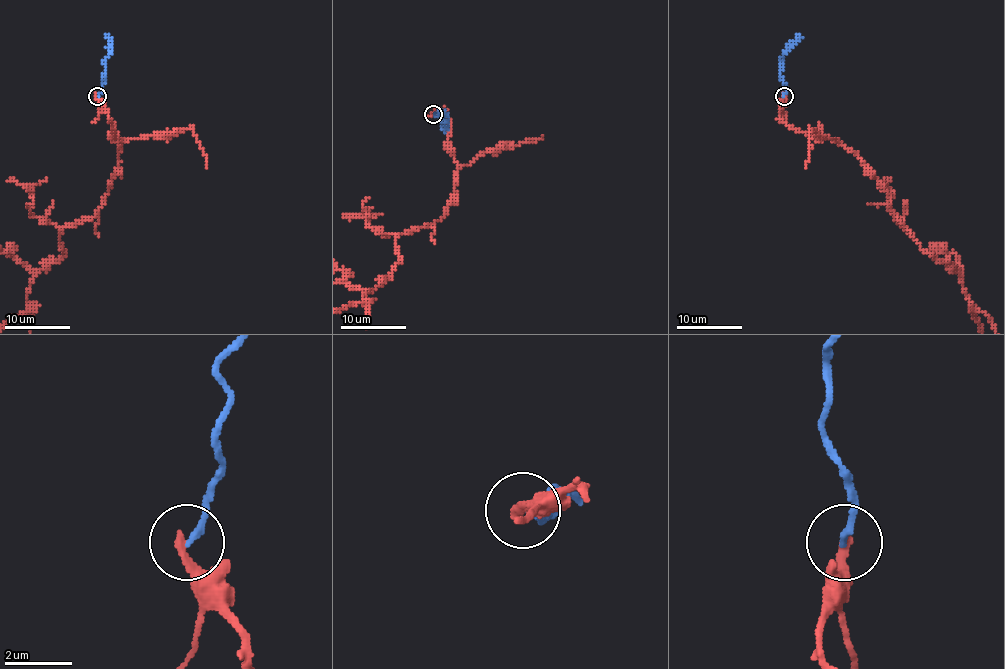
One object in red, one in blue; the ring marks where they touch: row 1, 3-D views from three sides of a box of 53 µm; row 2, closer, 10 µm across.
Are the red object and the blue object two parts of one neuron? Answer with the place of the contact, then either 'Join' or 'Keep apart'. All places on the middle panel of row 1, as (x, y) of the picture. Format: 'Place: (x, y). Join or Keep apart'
Place: (433, 114). Keep apart

